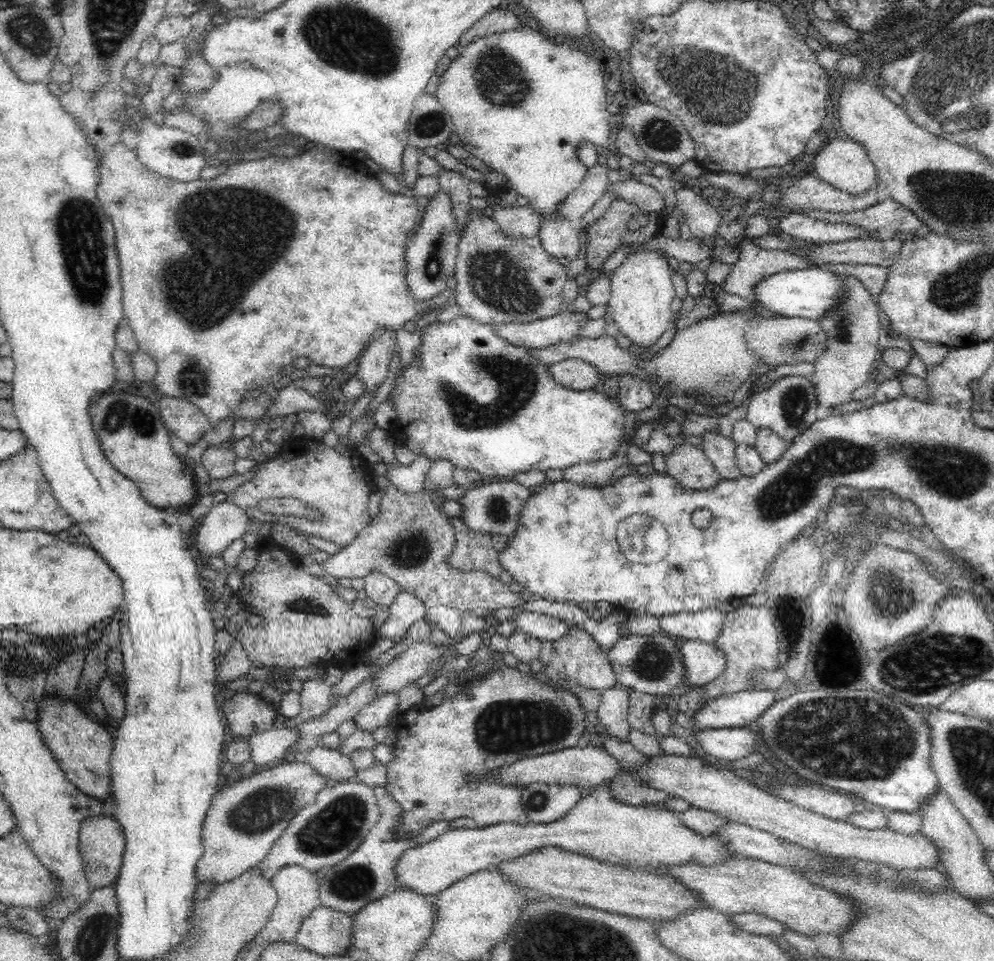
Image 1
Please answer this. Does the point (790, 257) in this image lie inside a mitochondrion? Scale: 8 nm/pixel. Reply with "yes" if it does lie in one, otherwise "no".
no

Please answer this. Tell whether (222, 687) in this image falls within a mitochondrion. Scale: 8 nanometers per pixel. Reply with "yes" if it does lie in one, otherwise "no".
no

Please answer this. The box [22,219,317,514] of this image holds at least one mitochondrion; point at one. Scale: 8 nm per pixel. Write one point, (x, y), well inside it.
(119, 415)

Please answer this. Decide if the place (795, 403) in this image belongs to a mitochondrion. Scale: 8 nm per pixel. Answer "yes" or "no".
yes

